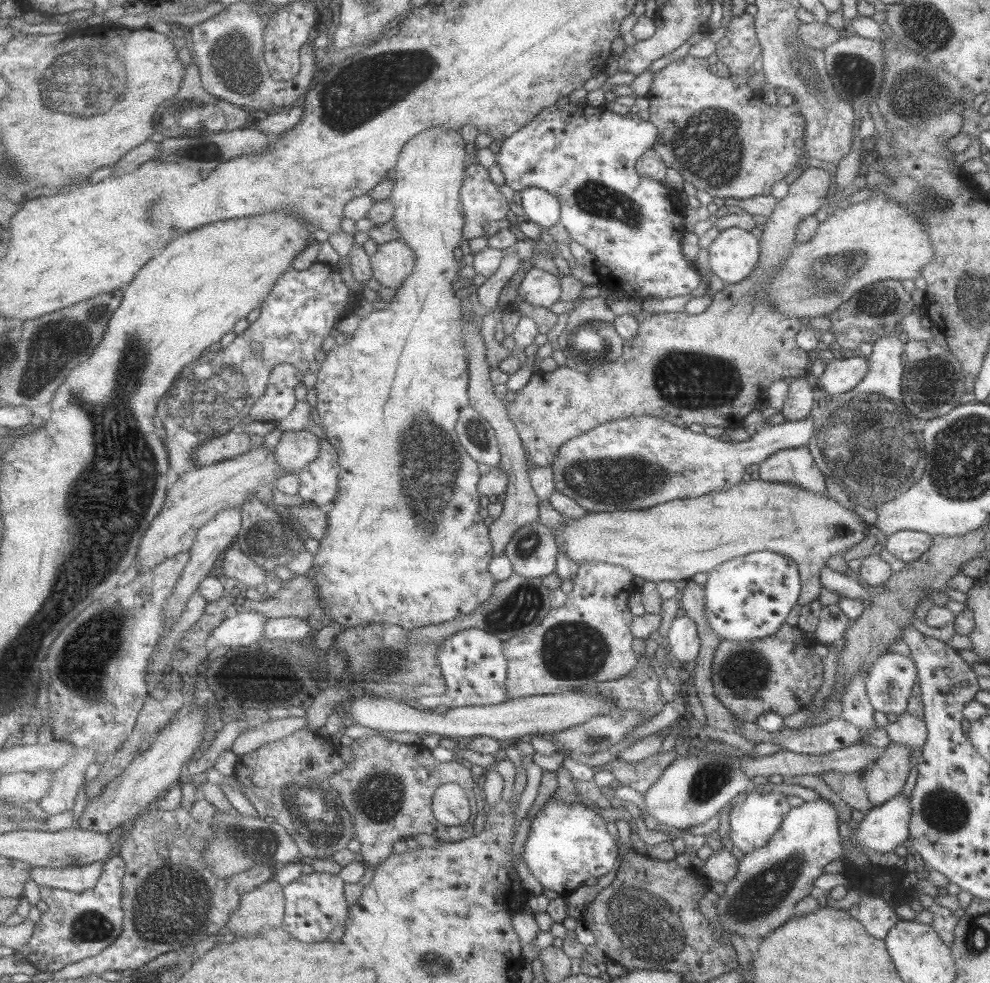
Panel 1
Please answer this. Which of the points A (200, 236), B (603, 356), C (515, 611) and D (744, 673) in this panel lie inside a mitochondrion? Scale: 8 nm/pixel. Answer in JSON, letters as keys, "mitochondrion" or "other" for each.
{"A":"other","B":"other","C":"mitochondrion","D":"mitochondrion"}

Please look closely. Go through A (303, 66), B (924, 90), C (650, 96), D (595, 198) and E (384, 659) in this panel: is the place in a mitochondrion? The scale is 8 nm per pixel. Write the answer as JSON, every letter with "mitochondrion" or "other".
{"A":"other","B":"mitochondrion","C":"other","D":"mitochondrion","E":"mitochondrion"}

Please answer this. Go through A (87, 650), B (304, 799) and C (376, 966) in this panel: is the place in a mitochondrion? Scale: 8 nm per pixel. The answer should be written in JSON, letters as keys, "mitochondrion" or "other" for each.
{"A":"mitochondrion","B":"mitochondrion","C":"other"}

